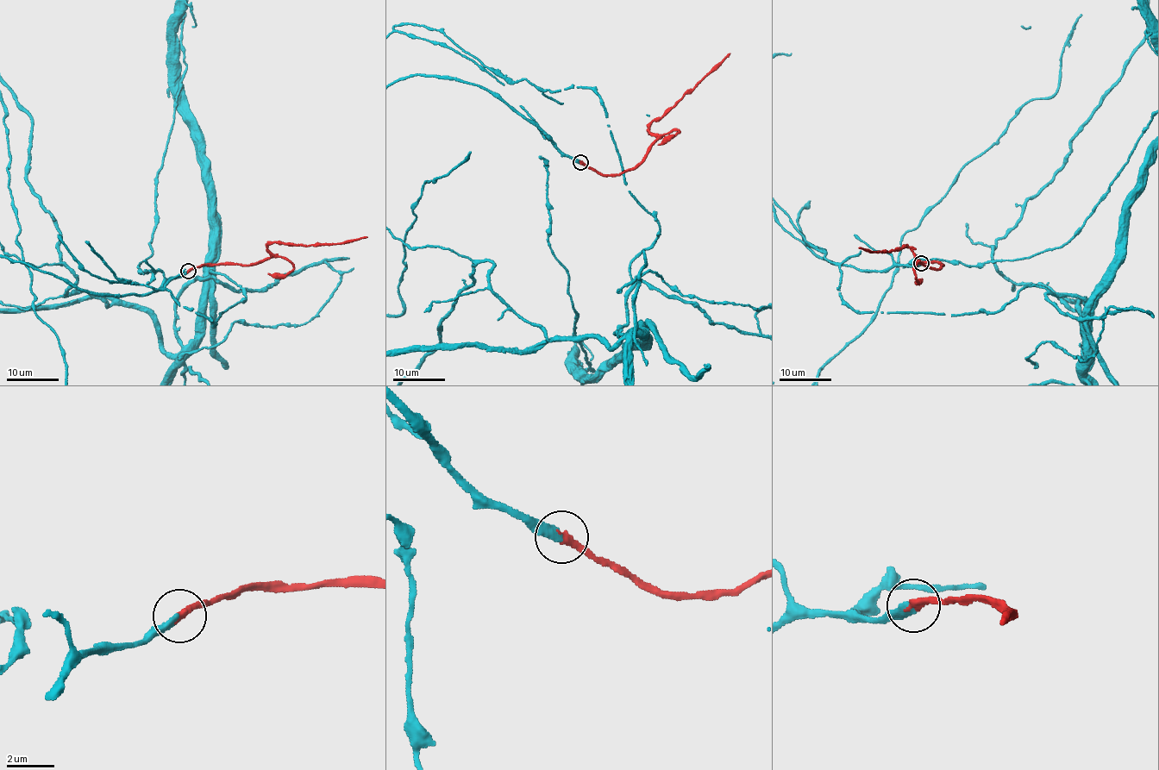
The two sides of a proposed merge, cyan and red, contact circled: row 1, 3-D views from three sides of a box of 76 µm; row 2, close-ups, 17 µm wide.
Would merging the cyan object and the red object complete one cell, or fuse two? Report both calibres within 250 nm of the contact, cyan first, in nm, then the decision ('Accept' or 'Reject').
Thickness 360 nm (cyan) against 340 nm. Accept

